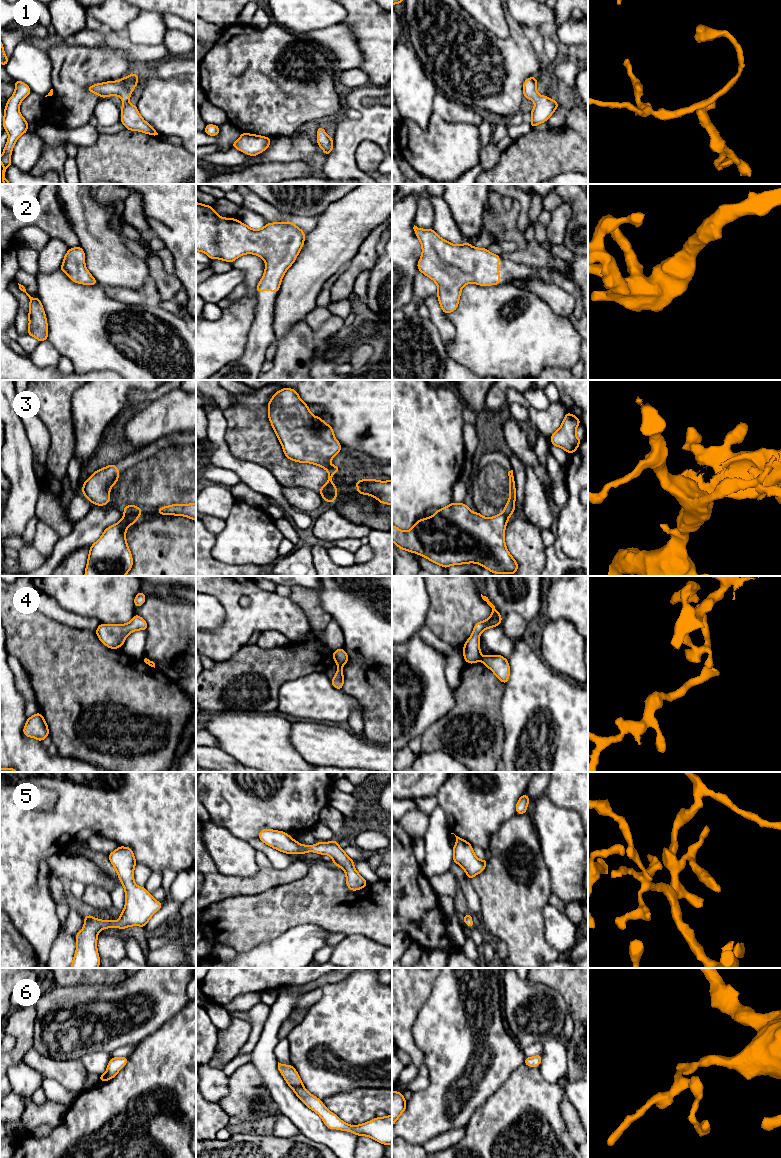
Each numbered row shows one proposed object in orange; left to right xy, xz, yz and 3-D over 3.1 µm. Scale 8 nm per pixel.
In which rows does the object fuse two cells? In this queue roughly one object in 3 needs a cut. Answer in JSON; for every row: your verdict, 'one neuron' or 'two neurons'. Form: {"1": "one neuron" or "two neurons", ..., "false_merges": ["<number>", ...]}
{"1": "one neuron", "2": "one neuron", "3": "two neurons", "4": "two neurons", "5": "one neuron", "6": "one neuron", "false_merges": ["3", "4"]}

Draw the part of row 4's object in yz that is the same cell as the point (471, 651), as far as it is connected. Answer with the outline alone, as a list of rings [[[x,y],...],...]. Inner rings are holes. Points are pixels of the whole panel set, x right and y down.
[[[482,594],[481,597],[492,608],[492,614],[488,619],[481,622],[477,622],[475,624],[471,636],[464,644],[463,656],[465,662],[469,664],[482,661],[482,654],[480,652],[480,642],[479,642],[481,633],[484,630],[489,629],[491,627],[499,626],[502,621],[502,616],[499,614],[495,606],[489,601],[488,597],[483,596]]]

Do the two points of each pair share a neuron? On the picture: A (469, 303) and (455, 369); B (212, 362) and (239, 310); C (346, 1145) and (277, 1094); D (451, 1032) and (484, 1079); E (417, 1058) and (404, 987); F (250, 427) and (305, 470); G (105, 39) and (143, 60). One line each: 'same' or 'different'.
A: different
B: same
C: same
D: same
E: same
F: same
G: same

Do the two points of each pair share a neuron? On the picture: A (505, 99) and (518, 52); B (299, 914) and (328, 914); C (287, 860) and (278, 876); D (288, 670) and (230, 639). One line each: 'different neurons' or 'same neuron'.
A: same neuron
B: same neuron
C: different neurons
D: different neurons

